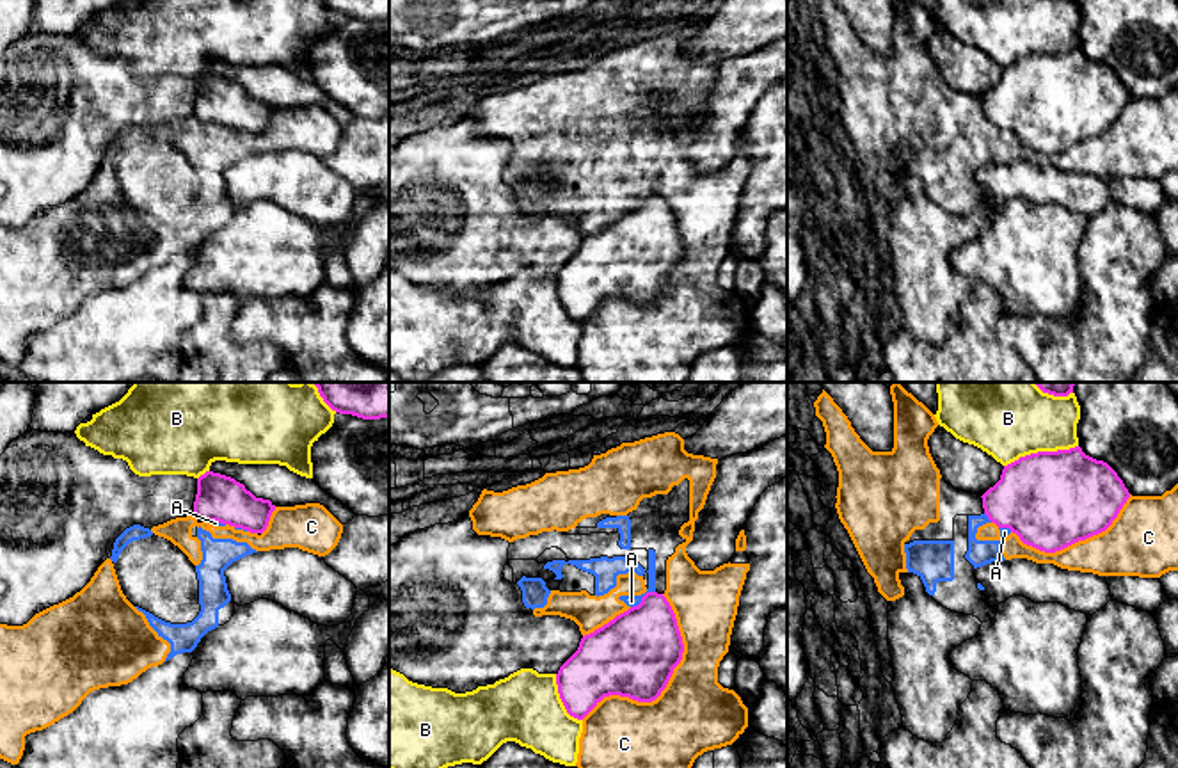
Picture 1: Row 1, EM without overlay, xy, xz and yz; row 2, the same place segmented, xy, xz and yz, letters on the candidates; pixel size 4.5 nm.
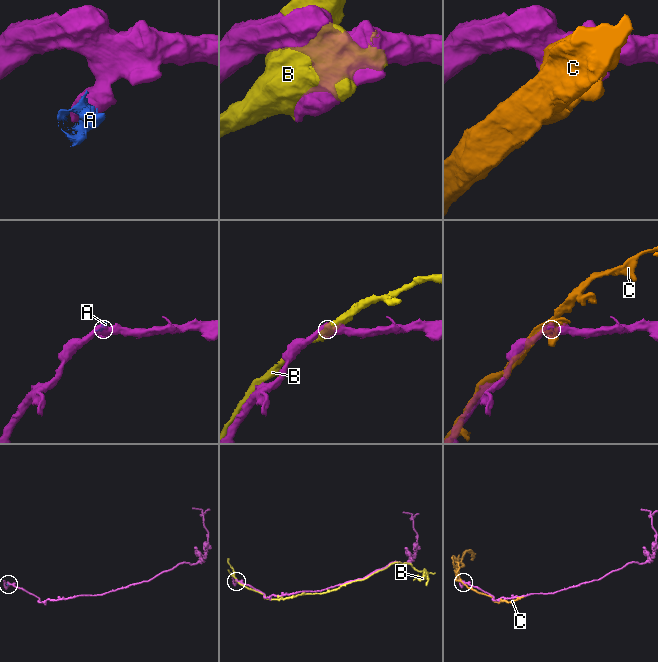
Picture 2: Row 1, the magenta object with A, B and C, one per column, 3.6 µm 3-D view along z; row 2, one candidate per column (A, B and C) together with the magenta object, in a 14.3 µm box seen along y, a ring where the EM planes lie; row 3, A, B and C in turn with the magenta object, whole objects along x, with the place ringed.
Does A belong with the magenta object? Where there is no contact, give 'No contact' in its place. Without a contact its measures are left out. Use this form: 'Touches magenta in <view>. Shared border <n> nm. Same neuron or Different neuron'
Touches magenta in xz. Shared border 140 nm. Different neuron

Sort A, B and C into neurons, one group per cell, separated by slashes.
A C / B

